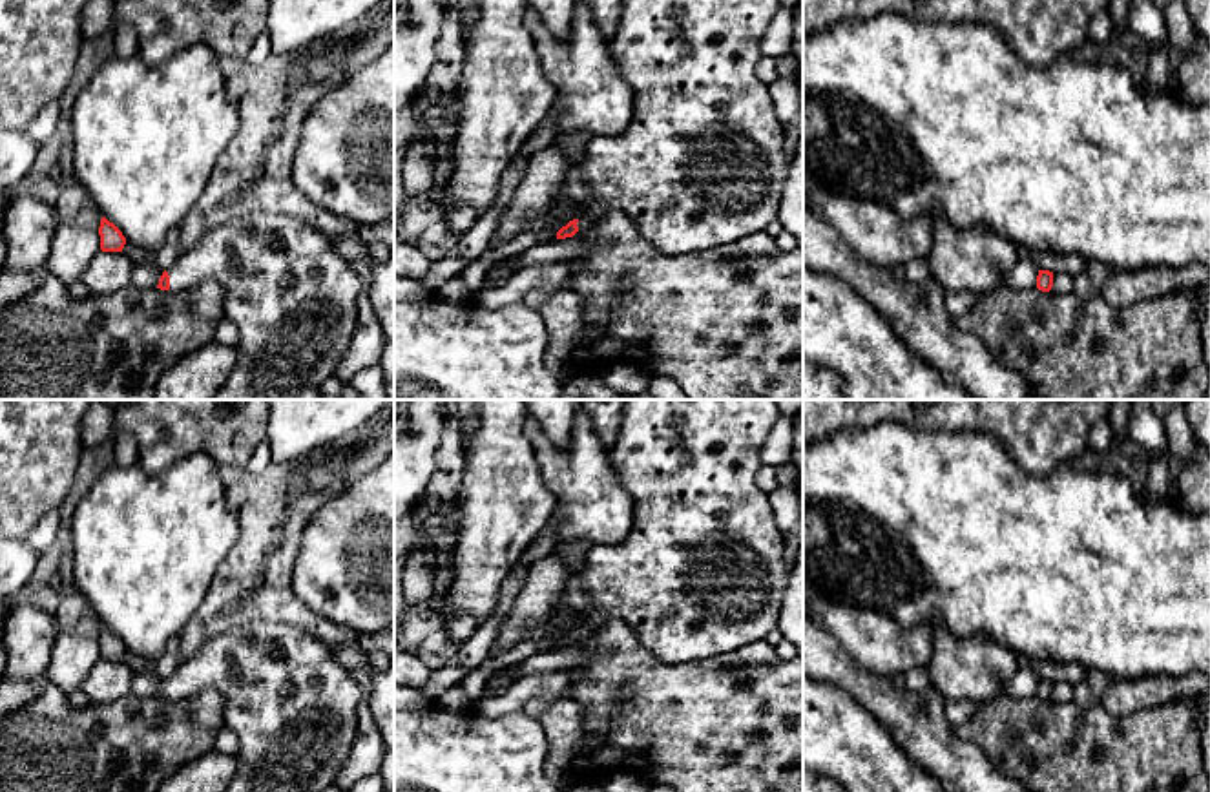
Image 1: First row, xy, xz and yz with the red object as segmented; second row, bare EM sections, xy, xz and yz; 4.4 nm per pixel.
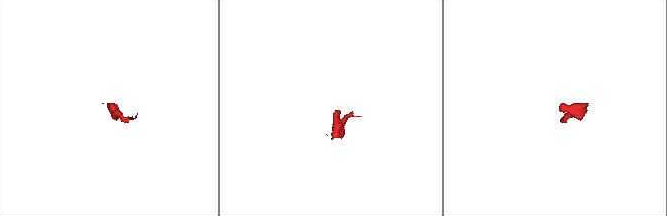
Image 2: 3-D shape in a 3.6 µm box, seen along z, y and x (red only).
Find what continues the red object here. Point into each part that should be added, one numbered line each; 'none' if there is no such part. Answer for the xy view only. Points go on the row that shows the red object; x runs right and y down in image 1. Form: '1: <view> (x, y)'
1: xy (296, 302)

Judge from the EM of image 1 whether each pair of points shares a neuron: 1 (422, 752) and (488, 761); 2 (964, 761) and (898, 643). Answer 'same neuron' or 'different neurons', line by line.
1: same neuron
2: different neurons

